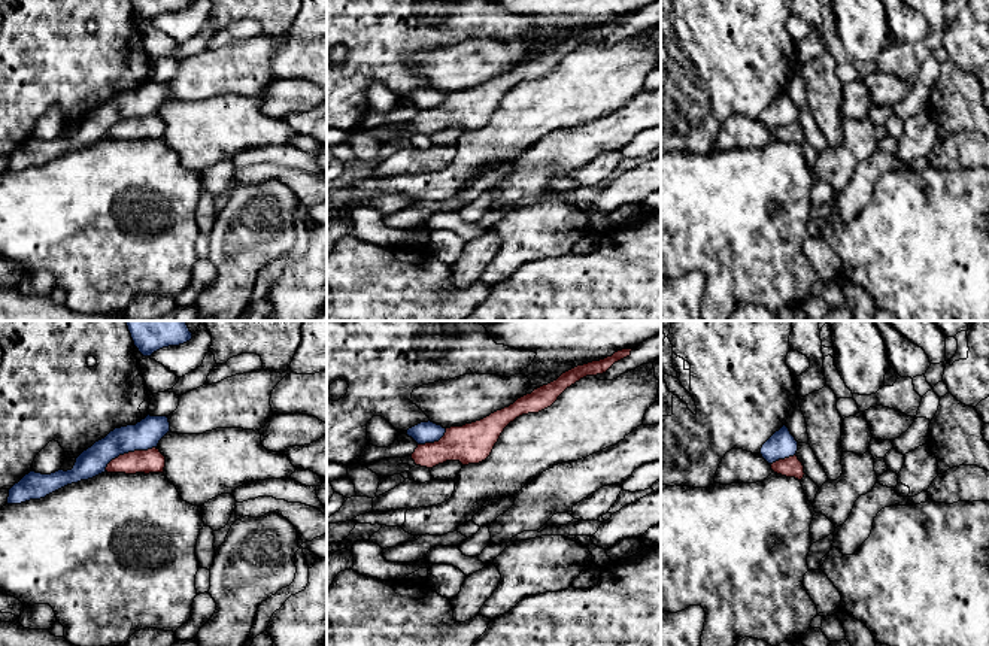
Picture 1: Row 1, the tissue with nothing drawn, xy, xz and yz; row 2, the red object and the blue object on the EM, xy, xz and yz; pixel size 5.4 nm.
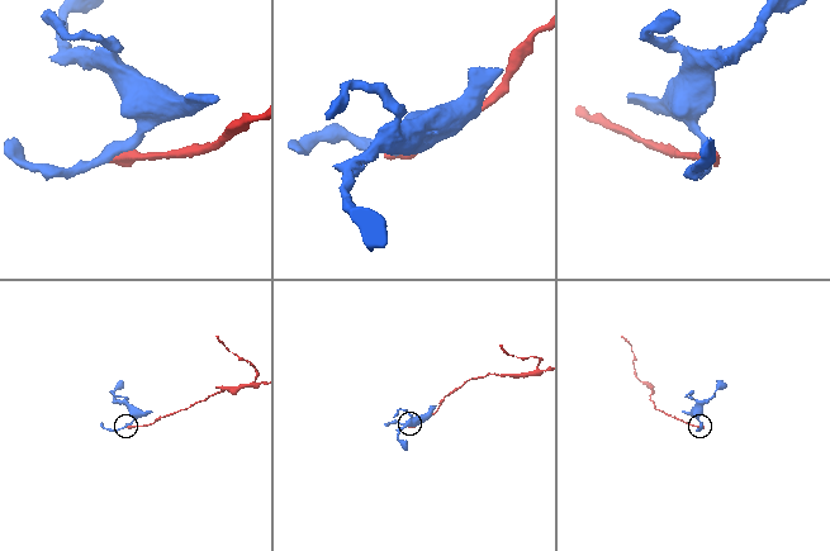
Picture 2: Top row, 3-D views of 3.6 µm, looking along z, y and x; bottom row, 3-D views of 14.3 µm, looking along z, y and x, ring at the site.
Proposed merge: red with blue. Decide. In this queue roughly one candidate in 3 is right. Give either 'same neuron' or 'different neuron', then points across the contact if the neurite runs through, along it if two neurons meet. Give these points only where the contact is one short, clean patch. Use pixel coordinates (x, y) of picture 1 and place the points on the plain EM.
different neuron | along xy (155, 112), (120, 120), (105, 136)

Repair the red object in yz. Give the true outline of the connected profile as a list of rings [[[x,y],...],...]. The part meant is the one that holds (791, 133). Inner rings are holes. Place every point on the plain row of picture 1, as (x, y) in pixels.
[[[797,121],[785,124],[785,125],[779,125],[770,131],[774,139],[786,142],[786,143],[795,143],[795,145],[801,146],[806,140],[804,131],[798,125]]]

